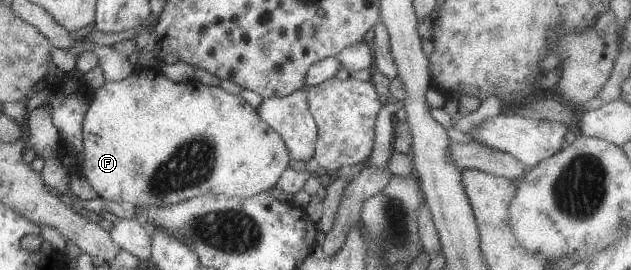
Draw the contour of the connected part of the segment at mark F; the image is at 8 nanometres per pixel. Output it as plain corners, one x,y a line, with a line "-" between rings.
136,67
125,79
118,82
103,82
103,85
94,89
93,93
82,121
82,153
79,155
77,163
81,165
82,177
101,199
117,203
125,201
135,207
161,207
176,204
204,193
246,198
273,188
277,179
281,177
281,173
288,167
290,157
283,138
274,129
271,129
271,126
258,116
256,109
239,94
229,94
220,86
208,86
199,83
196,79
174,82
169,80
163,72
157,73
155,67
153,69

